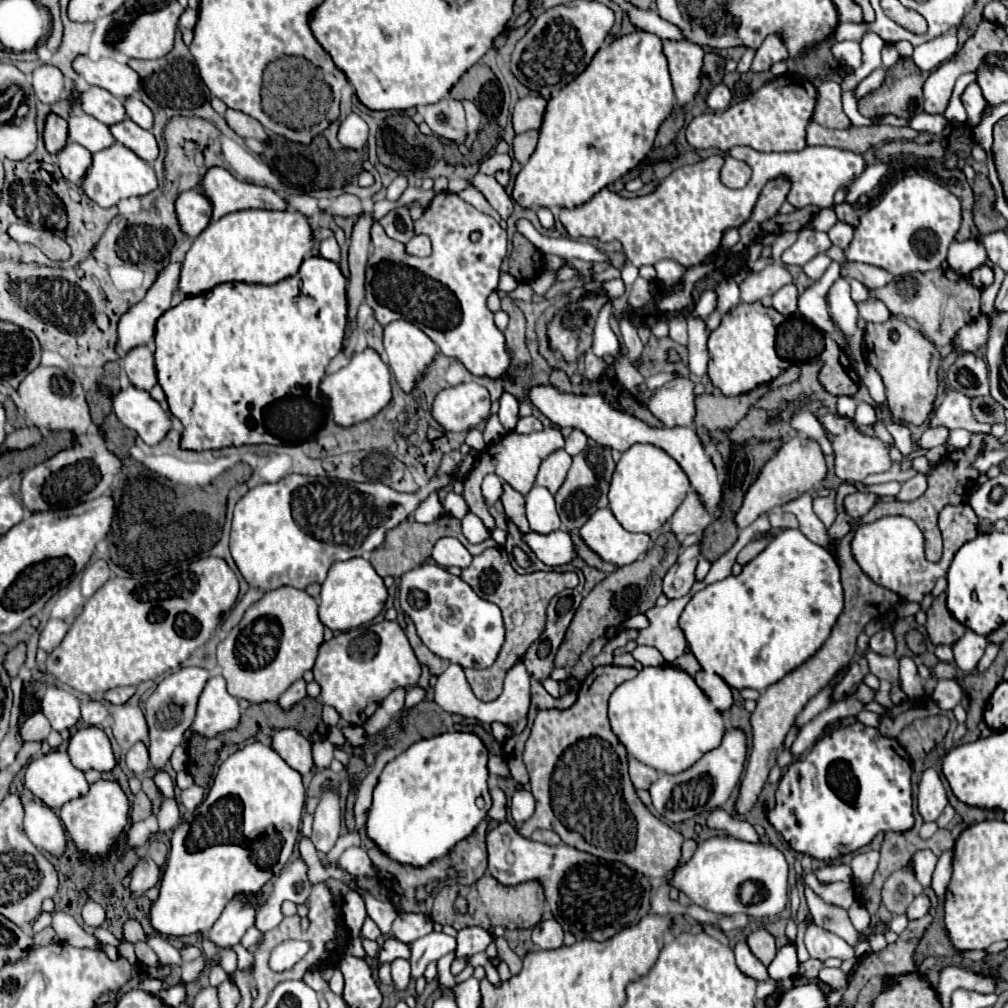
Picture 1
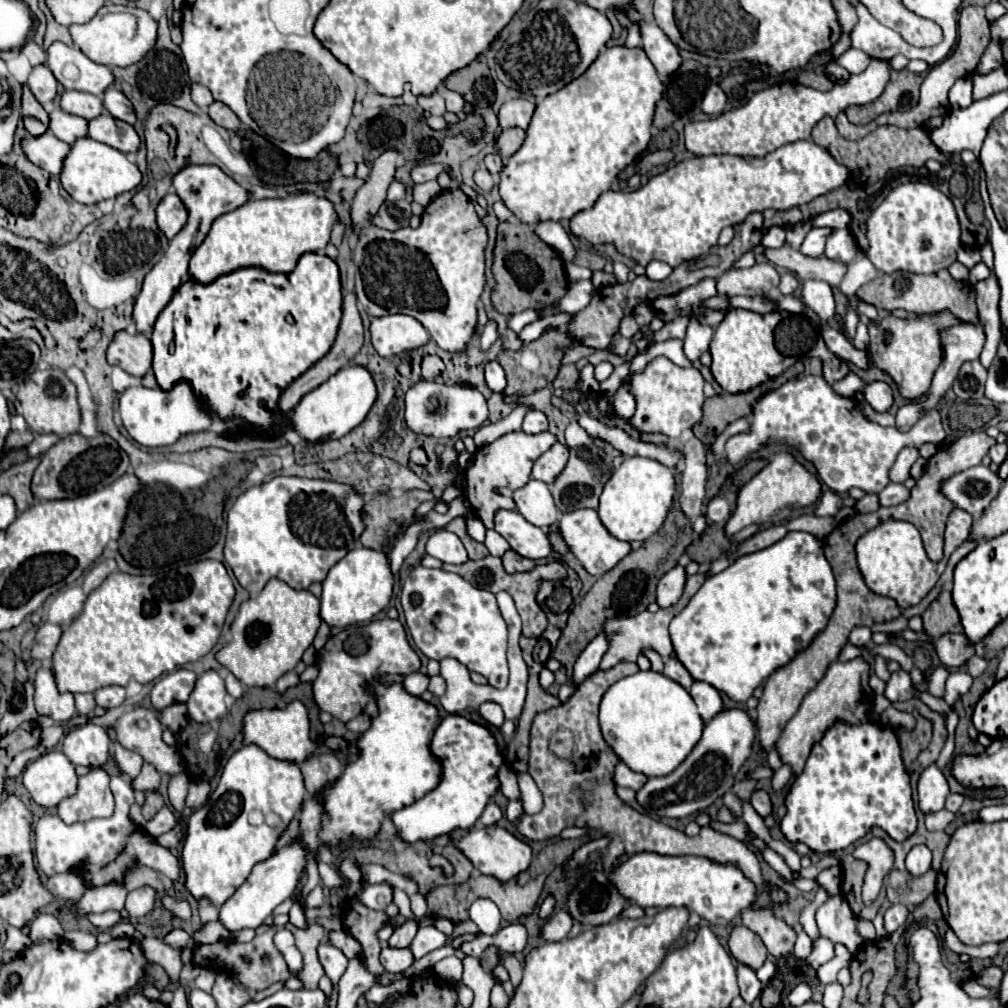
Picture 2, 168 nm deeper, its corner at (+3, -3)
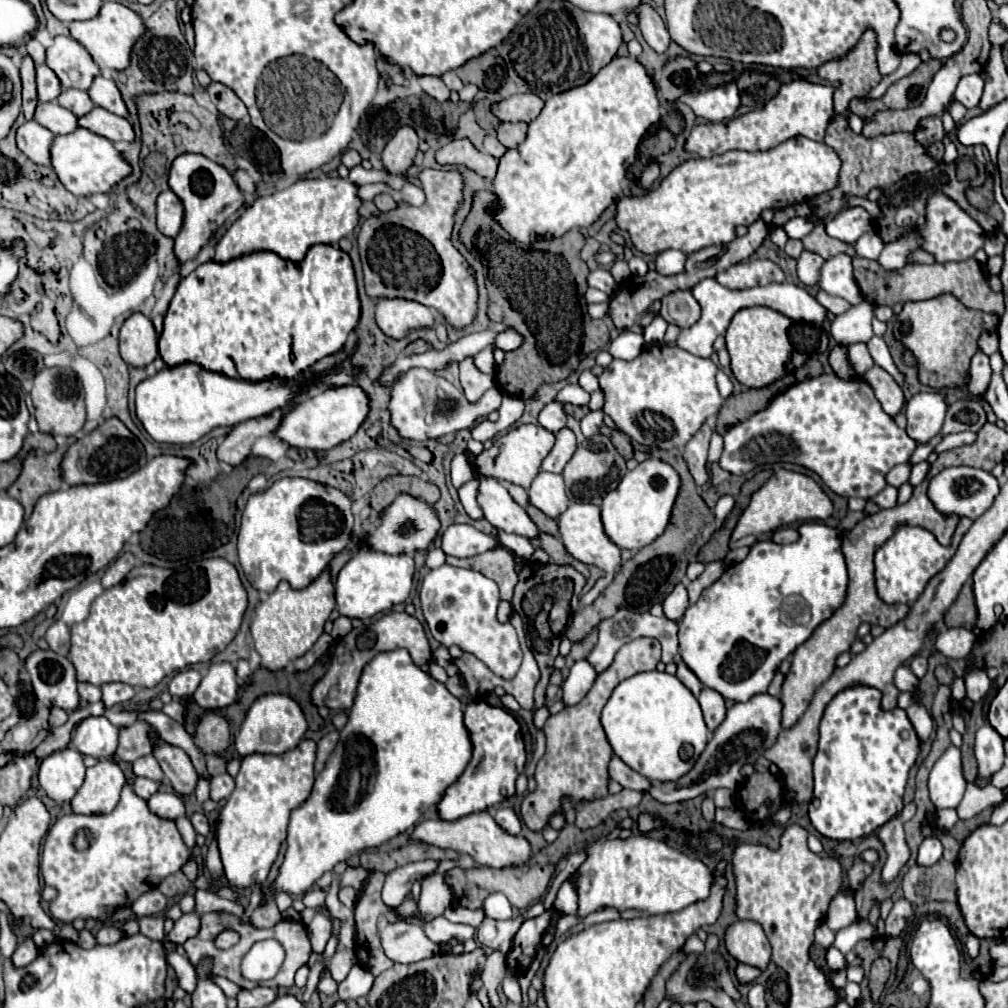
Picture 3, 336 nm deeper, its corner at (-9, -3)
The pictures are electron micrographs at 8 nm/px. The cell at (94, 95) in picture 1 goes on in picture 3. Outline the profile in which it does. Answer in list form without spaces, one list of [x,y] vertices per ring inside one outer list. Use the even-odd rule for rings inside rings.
[[[68,88],[64,90],[58,100],[56,100],[60,106],[72,110],[76,116],[84,116],[88,114],[96,104],[88,98],[88,92],[82,92],[82,90],[74,90],[74,88]]]

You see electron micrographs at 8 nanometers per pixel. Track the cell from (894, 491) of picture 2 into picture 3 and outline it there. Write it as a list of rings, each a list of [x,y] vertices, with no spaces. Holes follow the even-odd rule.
[[[886,486],[880,494],[876,494],[872,498],[880,508],[894,508],[898,504],[898,488],[894,486]]]

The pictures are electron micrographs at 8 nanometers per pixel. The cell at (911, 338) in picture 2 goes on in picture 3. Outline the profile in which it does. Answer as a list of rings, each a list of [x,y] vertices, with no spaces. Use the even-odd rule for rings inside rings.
[[[944,294],[932,300],[906,302],[894,322],[894,338],[914,354],[918,366],[918,380],[924,386],[932,386],[932,388],[938,382],[938,390],[942,390],[942,388],[956,386],[958,378],[960,378],[960,386],[966,386],[968,364],[978,348],[976,340],[984,332],[984,328],[992,330],[994,324],[996,318],[992,320],[992,316],[986,316],[984,312],[970,310],[962,306],[954,296]]]

